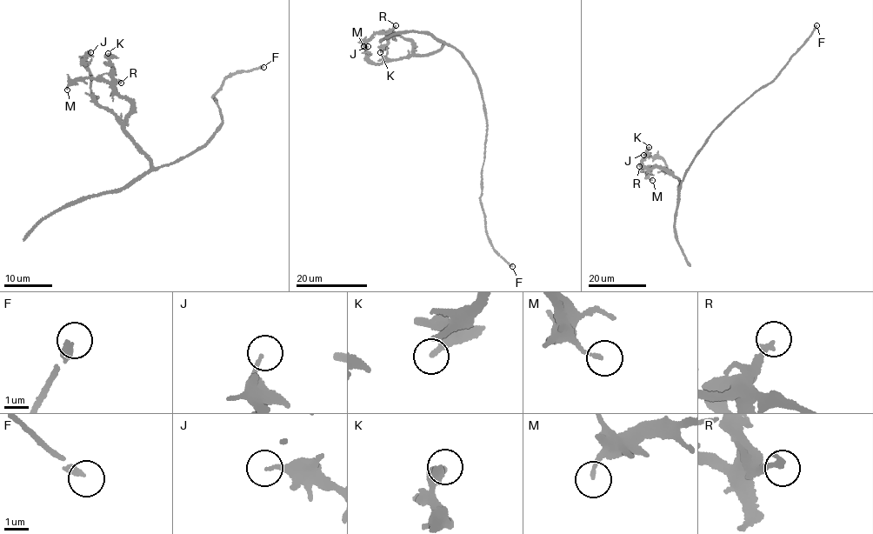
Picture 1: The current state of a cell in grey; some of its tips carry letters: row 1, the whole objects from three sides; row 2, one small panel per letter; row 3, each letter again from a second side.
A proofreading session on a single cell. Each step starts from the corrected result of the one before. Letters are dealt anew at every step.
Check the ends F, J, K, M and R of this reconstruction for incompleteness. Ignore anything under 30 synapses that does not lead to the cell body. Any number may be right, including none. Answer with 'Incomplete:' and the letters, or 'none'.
Incomplete: F

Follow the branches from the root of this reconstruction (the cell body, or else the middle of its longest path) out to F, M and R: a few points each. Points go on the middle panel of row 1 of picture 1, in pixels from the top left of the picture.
F: (481, 94), (487, 128), (480, 199), (485, 230), (495, 250), (512, 266)
M: (481, 94), (465, 59), (447, 44), (420, 56), (413, 51), (412, 41), (376, 32), (363, 46)
R: (481, 94), (475, 76), (456, 49), (445, 44), (420, 56), (413, 51), (412, 41), (392, 32), (396, 25)

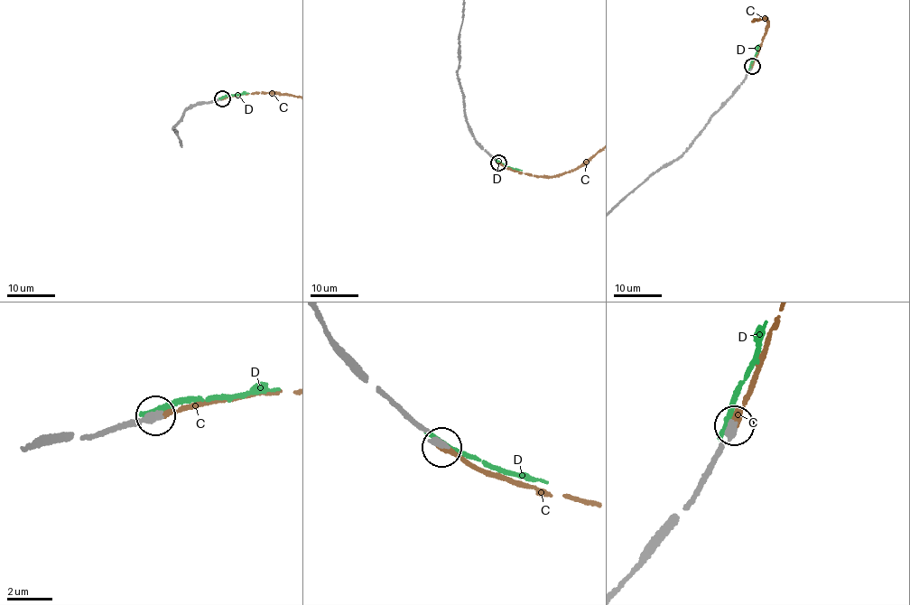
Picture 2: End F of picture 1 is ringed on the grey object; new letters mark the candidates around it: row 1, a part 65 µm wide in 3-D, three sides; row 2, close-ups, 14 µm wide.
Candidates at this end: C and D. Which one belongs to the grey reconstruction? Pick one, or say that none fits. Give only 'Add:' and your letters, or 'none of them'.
Add: C

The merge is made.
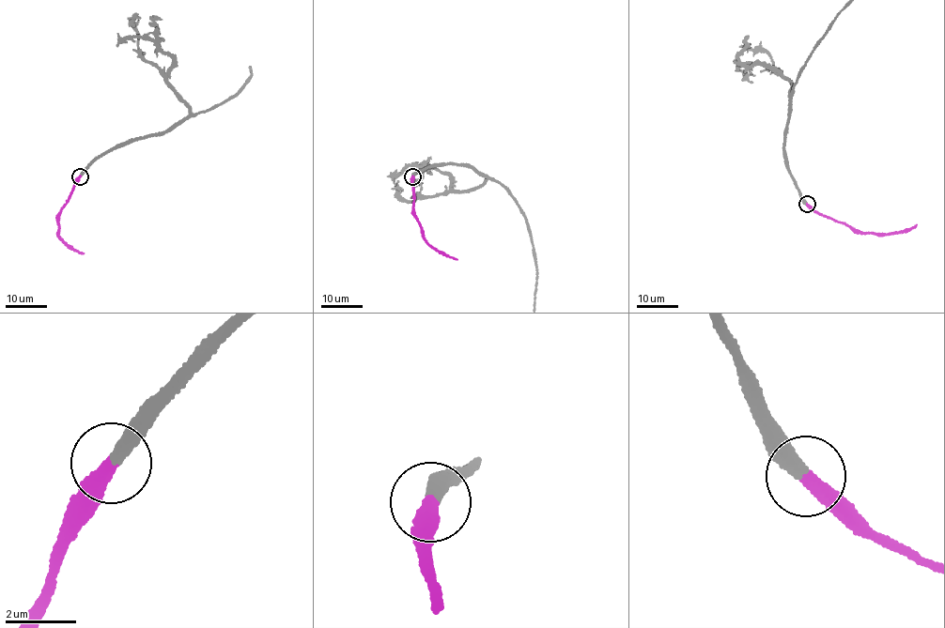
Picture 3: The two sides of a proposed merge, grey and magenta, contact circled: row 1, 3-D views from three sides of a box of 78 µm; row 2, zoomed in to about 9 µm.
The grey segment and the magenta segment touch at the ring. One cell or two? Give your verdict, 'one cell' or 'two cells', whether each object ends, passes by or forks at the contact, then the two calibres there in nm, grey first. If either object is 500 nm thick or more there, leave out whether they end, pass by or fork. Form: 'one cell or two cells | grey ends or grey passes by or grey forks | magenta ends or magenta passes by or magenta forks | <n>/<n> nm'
one cell | grey ends | magenta ends | 420/440 nm

